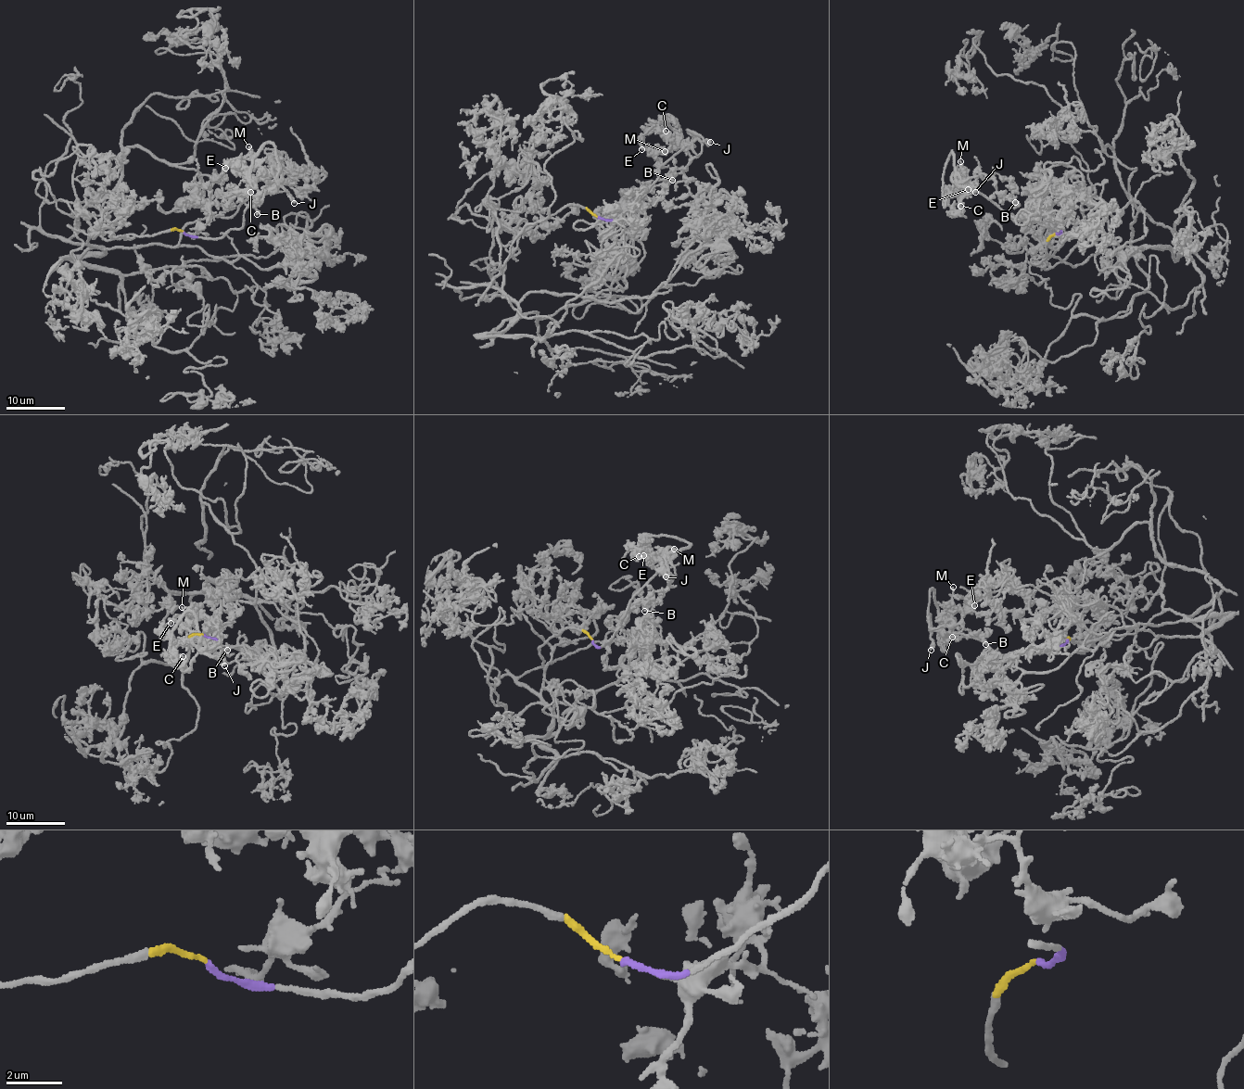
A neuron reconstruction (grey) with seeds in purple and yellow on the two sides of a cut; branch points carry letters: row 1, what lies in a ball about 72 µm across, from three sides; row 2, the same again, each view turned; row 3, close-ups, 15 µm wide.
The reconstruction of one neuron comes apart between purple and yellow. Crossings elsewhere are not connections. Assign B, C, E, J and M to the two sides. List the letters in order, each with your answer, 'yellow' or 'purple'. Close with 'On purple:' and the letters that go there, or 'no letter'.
B: purple
C: purple
E: purple
J: purple
M: purple
On purple: B, C, E, J, M

